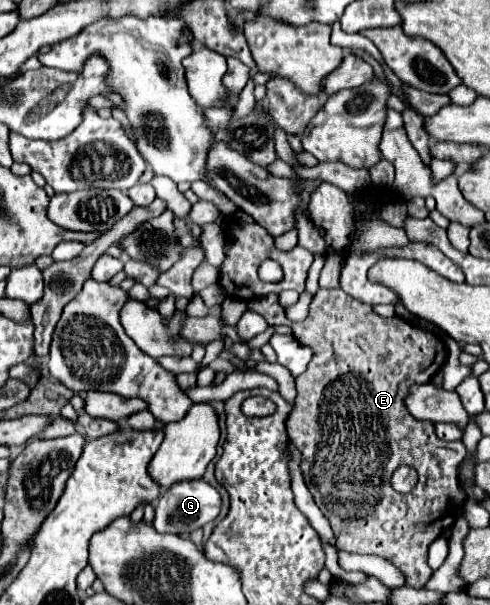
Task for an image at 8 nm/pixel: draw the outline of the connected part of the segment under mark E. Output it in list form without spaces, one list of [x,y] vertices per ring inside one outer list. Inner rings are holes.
[[[318,289],[316,291],[316,297],[312,299],[312,305],[310,305],[310,313],[304,321],[300,323],[294,323],[286,317],[286,309],[280,305],[278,301],[278,293],[270,293],[266,297],[260,297],[260,299],[254,299],[248,303],[248,309],[252,311],[258,311],[260,315],[266,317],[266,321],[274,321],[274,325],[288,325],[292,327],[292,333],[294,337],[298,339],[298,343],[310,347],[314,351],[310,363],[308,363],[308,369],[296,377],[296,389],[298,389],[298,397],[296,397],[296,407],[292,409],[292,413],[288,415],[288,421],[286,421],[286,429],[288,429],[288,437],[294,441],[294,445],[302,451],[302,473],[304,473],[304,481],[306,481],[306,487],[310,489],[316,505],[320,507],[320,511],[328,517],[330,521],[330,527],[334,529],[334,537],[336,537],[336,545],[340,551],[354,551],[354,553],[372,553],[372,555],[378,555],[378,557],[384,557],[388,559],[390,563],[394,563],[404,575],[406,575],[406,581],[410,587],[416,587],[416,589],[422,589],[424,583],[430,579],[432,575],[432,569],[428,567],[426,563],[426,551],[428,551],[428,545],[446,529],[454,523],[452,517],[446,517],[450,505],[456,501],[456,517],[462,513],[462,505],[464,505],[464,491],[460,489],[458,485],[458,463],[464,459],[466,455],[466,447],[462,441],[442,441],[436,437],[436,431],[434,431],[434,421],[420,421],[420,419],[414,419],[406,407],[406,397],[410,395],[410,387],[412,385],[422,385],[422,383],[428,383],[432,379],[434,373],[438,373],[442,369],[442,365],[446,363],[446,347],[444,347],[444,341],[430,333],[430,331],[420,331],[418,327],[414,327],[412,323],[408,323],[406,319],[398,319],[398,317],[382,317],[378,315],[370,305],[364,305],[356,299],[352,299],[350,295],[346,295],[342,289]],[[400,465],[410,465],[418,471],[420,479],[418,479],[418,485],[414,487],[414,491],[406,493],[406,495],[400,495],[396,493],[392,487],[390,487],[390,475],[394,473],[396,467]]]

